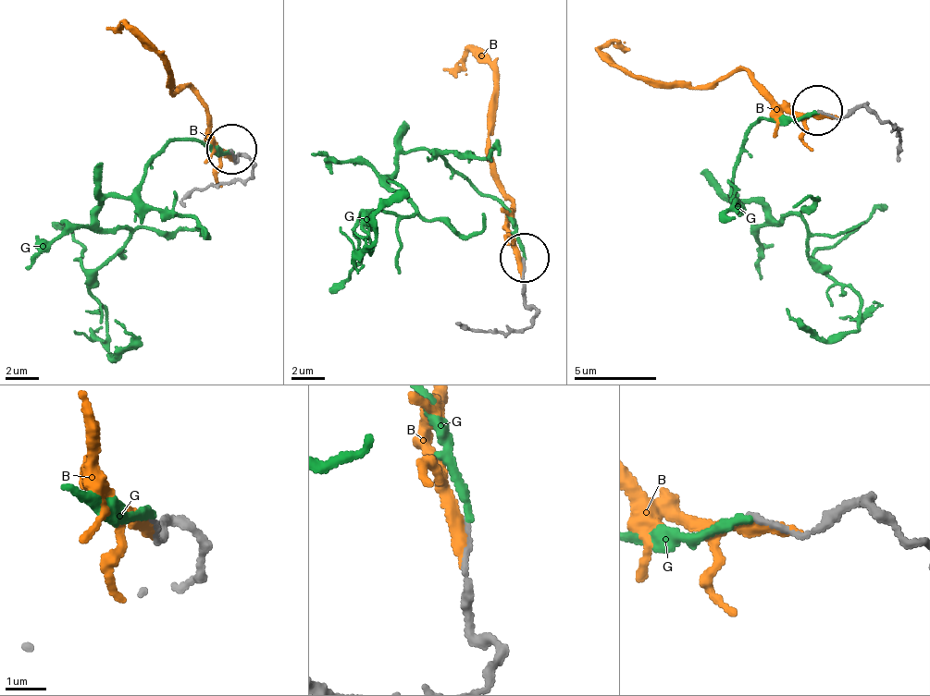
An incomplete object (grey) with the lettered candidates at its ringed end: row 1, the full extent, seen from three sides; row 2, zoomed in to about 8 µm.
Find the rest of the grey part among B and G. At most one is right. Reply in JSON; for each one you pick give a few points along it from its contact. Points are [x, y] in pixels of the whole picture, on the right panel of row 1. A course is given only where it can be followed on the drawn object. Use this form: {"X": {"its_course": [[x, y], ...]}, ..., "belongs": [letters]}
{"belongs": []}

